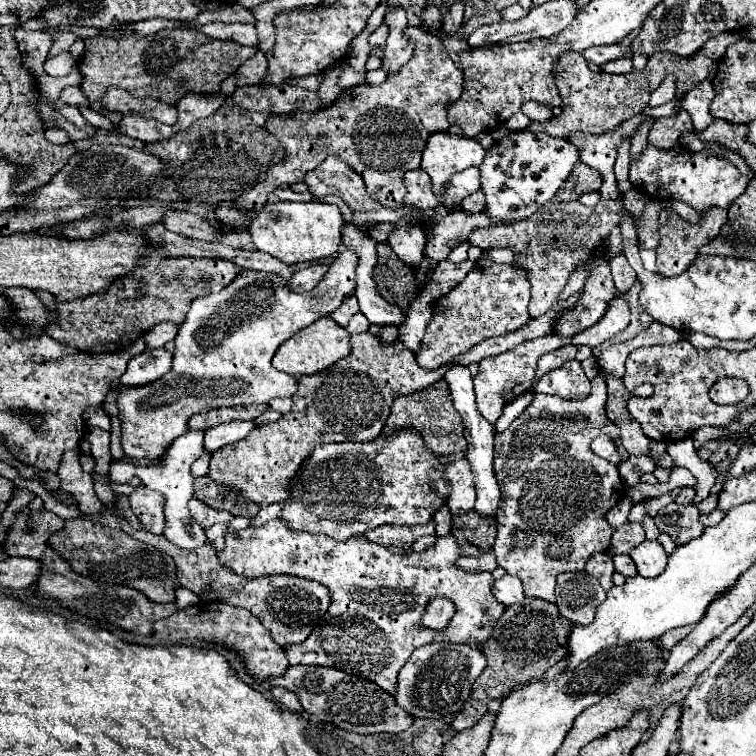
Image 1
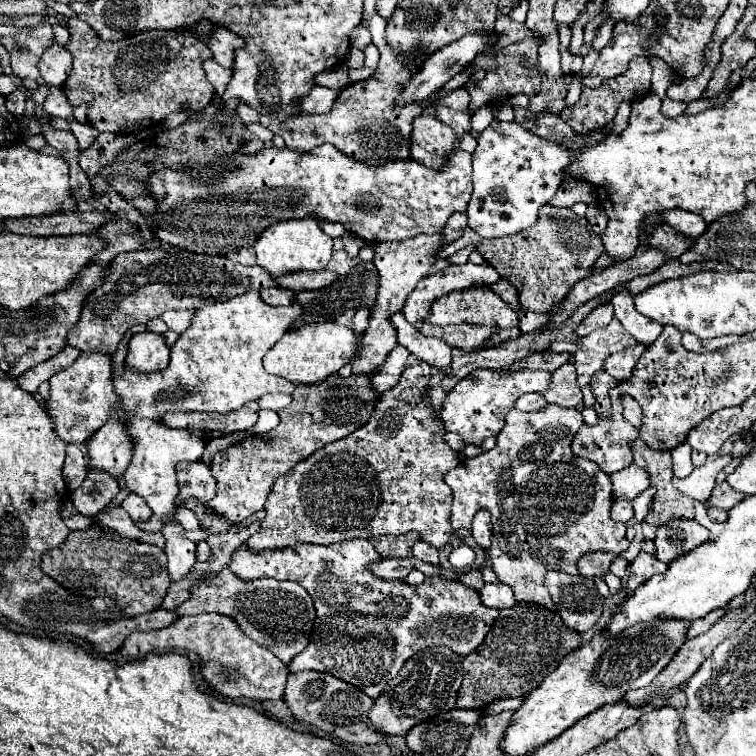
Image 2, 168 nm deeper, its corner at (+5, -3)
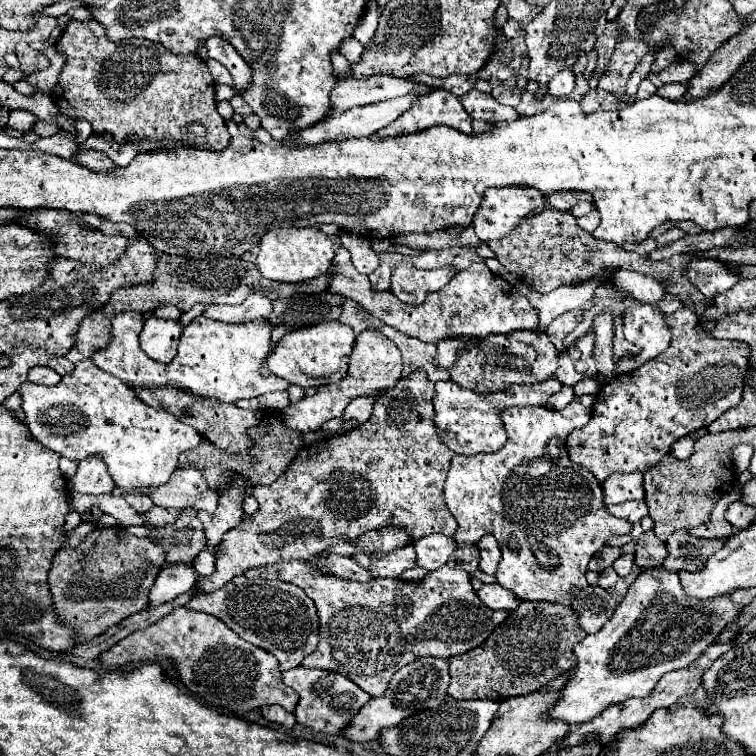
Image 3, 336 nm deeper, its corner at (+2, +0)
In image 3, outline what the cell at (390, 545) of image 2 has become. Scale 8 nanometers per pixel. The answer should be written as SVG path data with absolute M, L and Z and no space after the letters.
M400 547L400 551L392 551L392 555L384 555L384 559L376 559L370 567L370 575L378 577L400 577L406 569L414 567L416 551L414 547Z

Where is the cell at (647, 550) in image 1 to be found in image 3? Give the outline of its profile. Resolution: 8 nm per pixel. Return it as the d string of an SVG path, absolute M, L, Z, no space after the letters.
M664 567L640 571L640 575L628 587L628 593L618 605L614 617L596 635L586 635L586 639L574 647L578 667L570 673L570 681L562 687L560 691L562 695L556 707L548 715L552 719L564 719L566 723L584 723L600 715L610 705L624 703L626 699L632 697L650 695L656 683L668 671L684 669L692 661L696 661L702 655L704 647L712 645L718 639L718 635L738 619L740 613L742 609L736 607L730 595L722 595L716 599L702 599L702 601L690 599L678 581L678 575L666 571Z

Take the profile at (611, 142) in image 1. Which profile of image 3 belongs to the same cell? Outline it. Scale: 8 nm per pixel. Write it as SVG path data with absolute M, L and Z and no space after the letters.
M468 91L466 95L460 97L464 109L472 119L480 119L486 123L500 123L500 121L514 121L520 115L502 103L498 103L492 95L480 93L480 91Z

